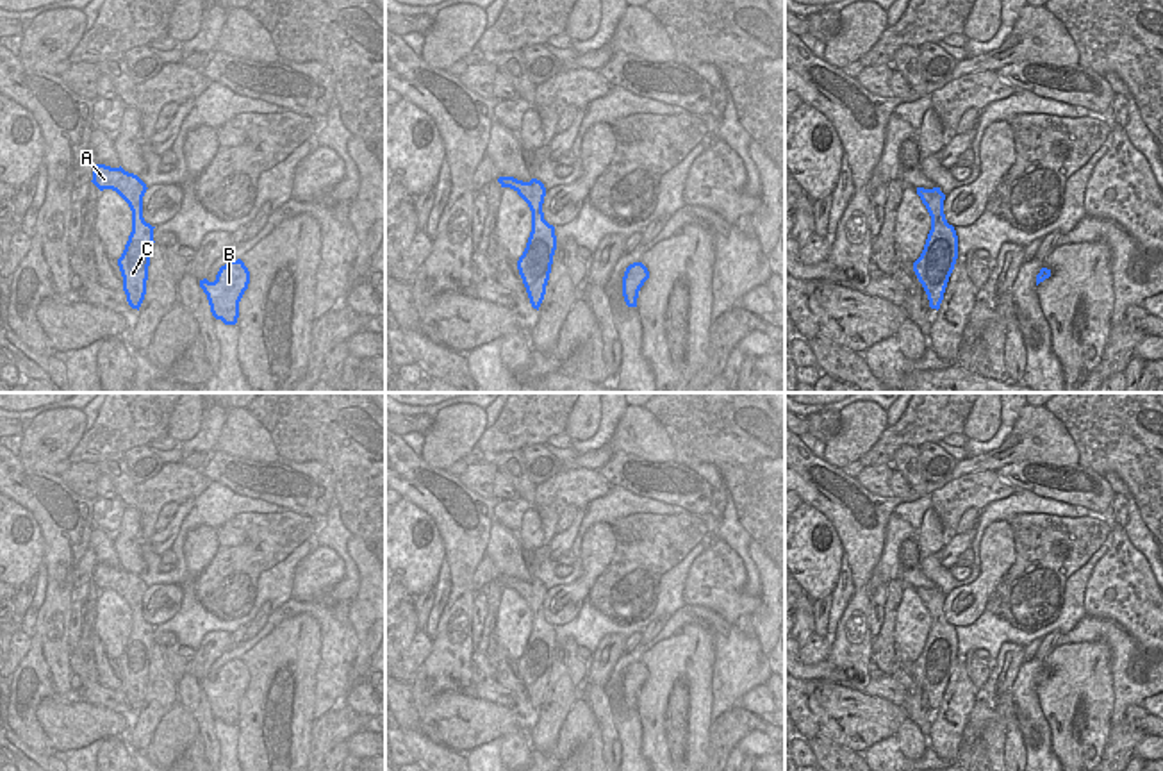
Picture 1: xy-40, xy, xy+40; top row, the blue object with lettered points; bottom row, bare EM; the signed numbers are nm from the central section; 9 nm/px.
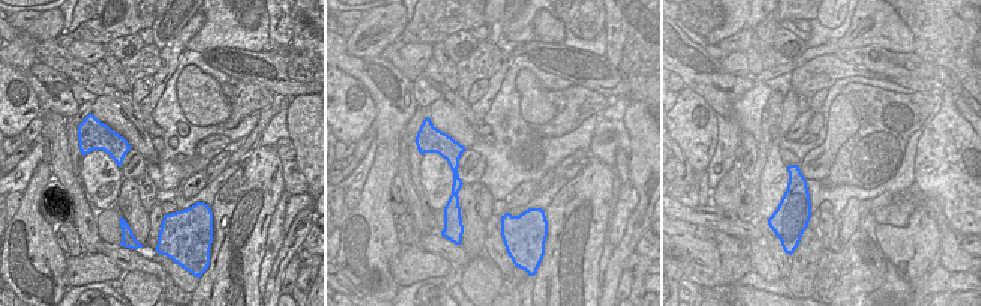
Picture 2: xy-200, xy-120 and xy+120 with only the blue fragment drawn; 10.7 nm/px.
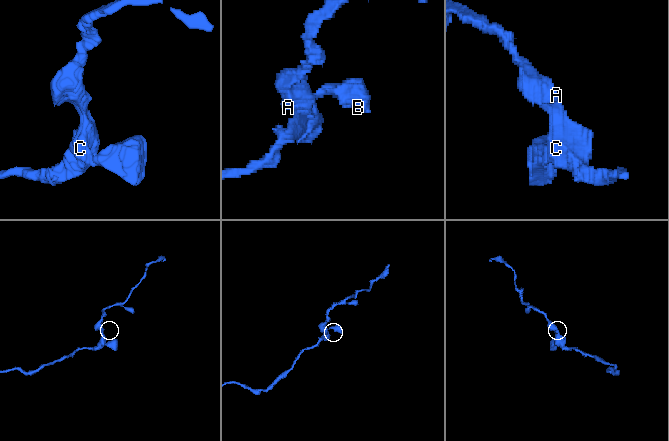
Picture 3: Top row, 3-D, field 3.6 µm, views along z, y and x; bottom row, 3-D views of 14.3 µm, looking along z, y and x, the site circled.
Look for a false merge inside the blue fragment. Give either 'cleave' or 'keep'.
keep

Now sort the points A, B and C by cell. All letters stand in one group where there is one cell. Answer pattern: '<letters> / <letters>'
A B C

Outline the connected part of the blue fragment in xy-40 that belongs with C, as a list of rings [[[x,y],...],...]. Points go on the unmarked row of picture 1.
[[[96,564],[91,580],[100,591],[116,591],[132,610],[132,632],[125,644],[118,666],[123,676],[123,691],[132,709],[141,707],[146,694],[148,666],[153,646],[153,628],[143,618],[143,596],[146,584],[134,573],[105,564]]]

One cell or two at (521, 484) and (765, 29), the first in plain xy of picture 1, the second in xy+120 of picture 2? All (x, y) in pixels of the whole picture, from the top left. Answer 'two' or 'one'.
one

